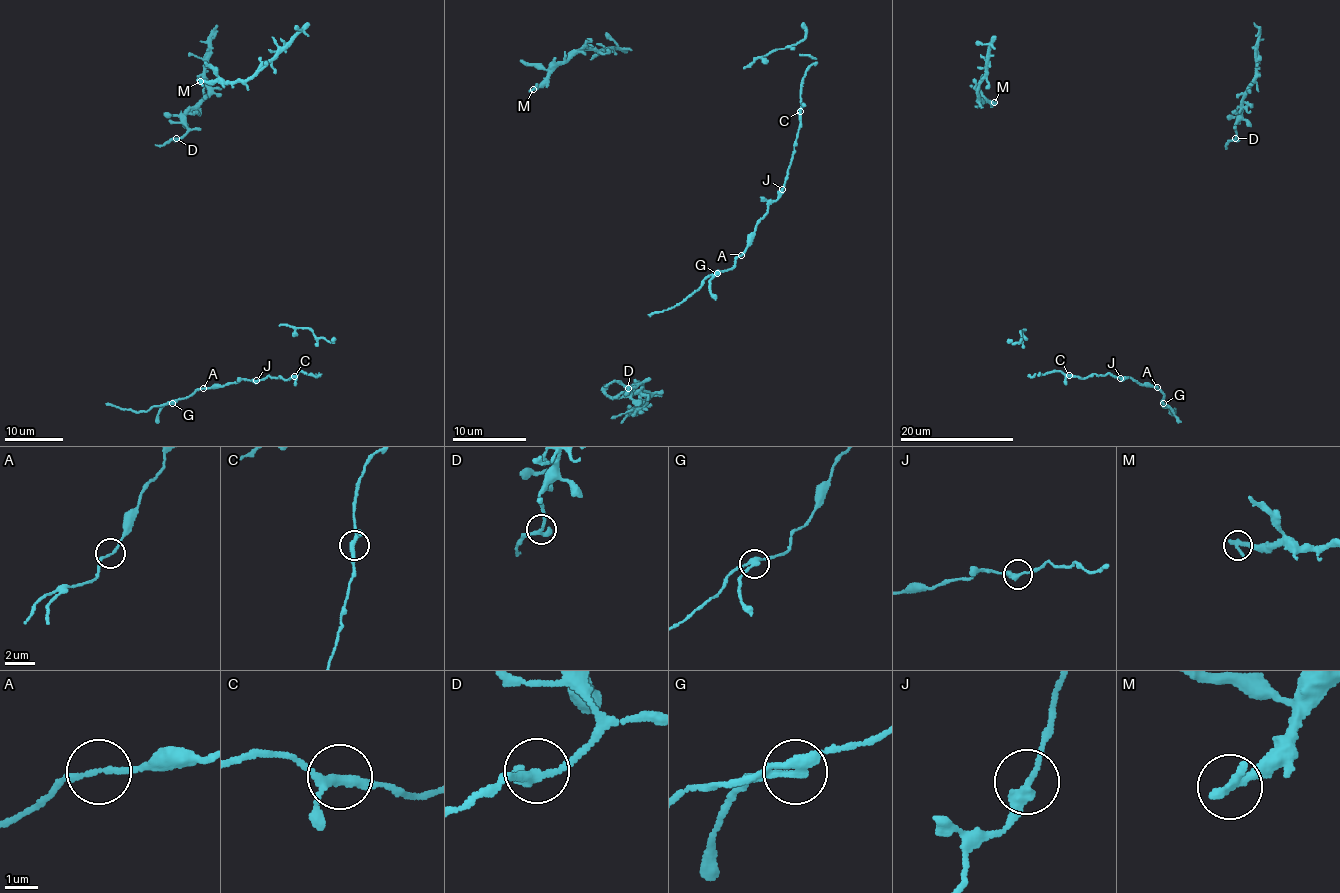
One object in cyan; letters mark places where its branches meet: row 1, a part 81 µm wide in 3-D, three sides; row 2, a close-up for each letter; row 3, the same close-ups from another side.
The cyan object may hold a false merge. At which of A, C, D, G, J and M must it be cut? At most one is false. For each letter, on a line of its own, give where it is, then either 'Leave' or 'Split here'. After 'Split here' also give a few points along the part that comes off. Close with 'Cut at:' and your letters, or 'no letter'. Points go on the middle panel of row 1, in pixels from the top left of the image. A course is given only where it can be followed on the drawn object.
A: Place: (741, 255). Leave
C: Place: (800, 111). Leave
D: Place: (628, 388). Leave
G: Place: (717, 273). Split here. Course of the part to remove: (717, 274), (710, 289), (716, 299)
J: Place: (782, 189). Leave
M: Place: (533, 89). Leave
Cut at: G

